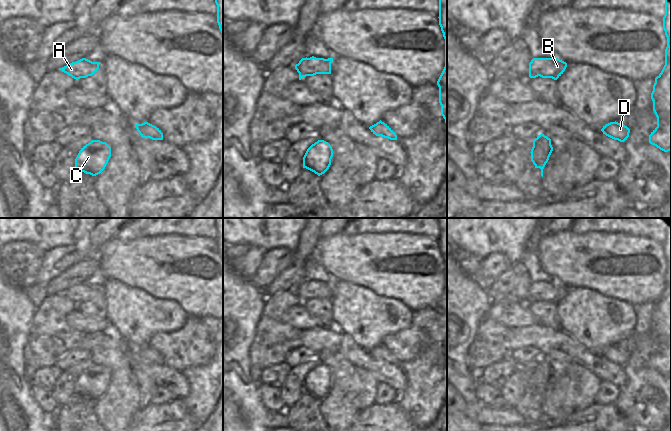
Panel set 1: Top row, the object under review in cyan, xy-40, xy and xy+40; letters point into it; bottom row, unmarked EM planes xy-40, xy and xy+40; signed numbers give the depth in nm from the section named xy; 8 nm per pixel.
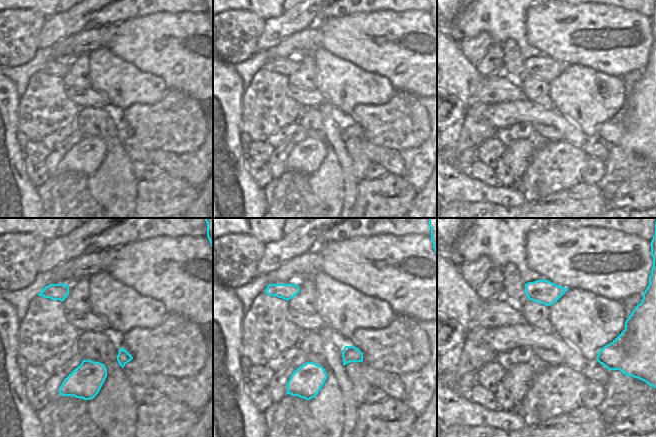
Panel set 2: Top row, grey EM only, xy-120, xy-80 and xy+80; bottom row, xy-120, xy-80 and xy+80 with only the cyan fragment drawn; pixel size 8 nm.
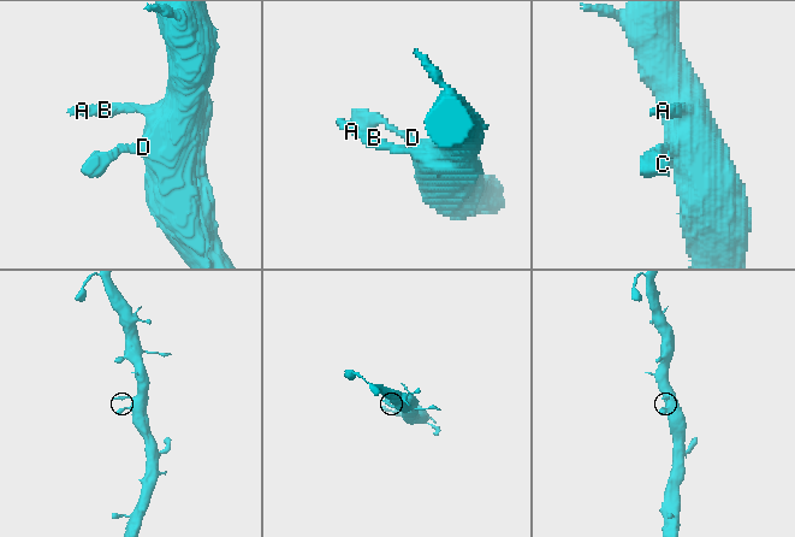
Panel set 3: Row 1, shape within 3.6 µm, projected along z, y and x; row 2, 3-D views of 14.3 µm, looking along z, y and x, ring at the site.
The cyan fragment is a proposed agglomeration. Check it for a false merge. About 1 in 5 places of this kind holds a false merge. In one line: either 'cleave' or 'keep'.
keep

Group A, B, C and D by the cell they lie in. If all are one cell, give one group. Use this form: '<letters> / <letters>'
A B C D

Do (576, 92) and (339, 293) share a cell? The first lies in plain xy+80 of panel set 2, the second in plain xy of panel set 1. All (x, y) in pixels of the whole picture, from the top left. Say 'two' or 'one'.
one

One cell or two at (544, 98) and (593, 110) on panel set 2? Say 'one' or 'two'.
two

